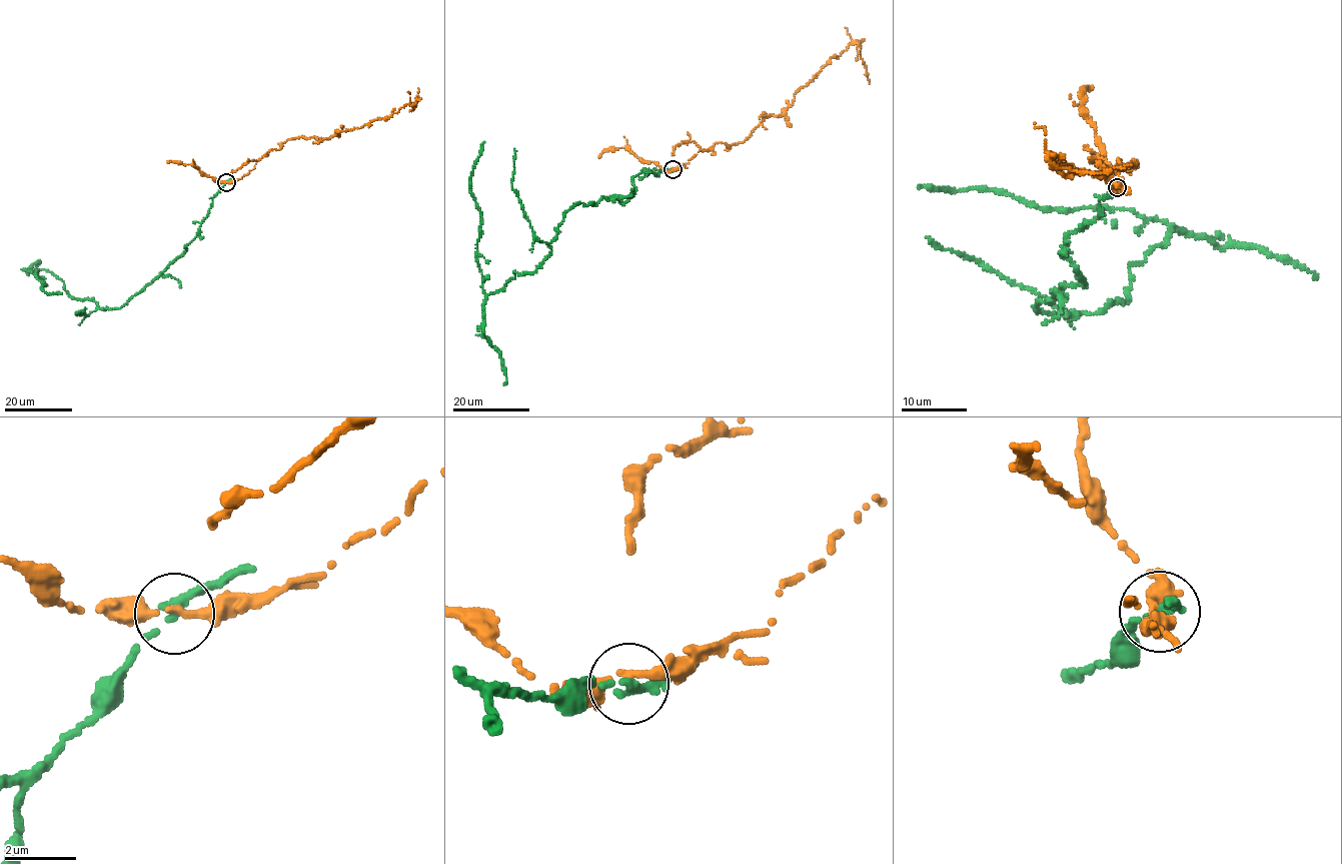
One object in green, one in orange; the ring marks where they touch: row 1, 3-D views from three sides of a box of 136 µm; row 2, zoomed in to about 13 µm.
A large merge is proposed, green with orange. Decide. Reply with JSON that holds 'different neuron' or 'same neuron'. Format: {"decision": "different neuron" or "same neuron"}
{"decision": "different neuron"}

